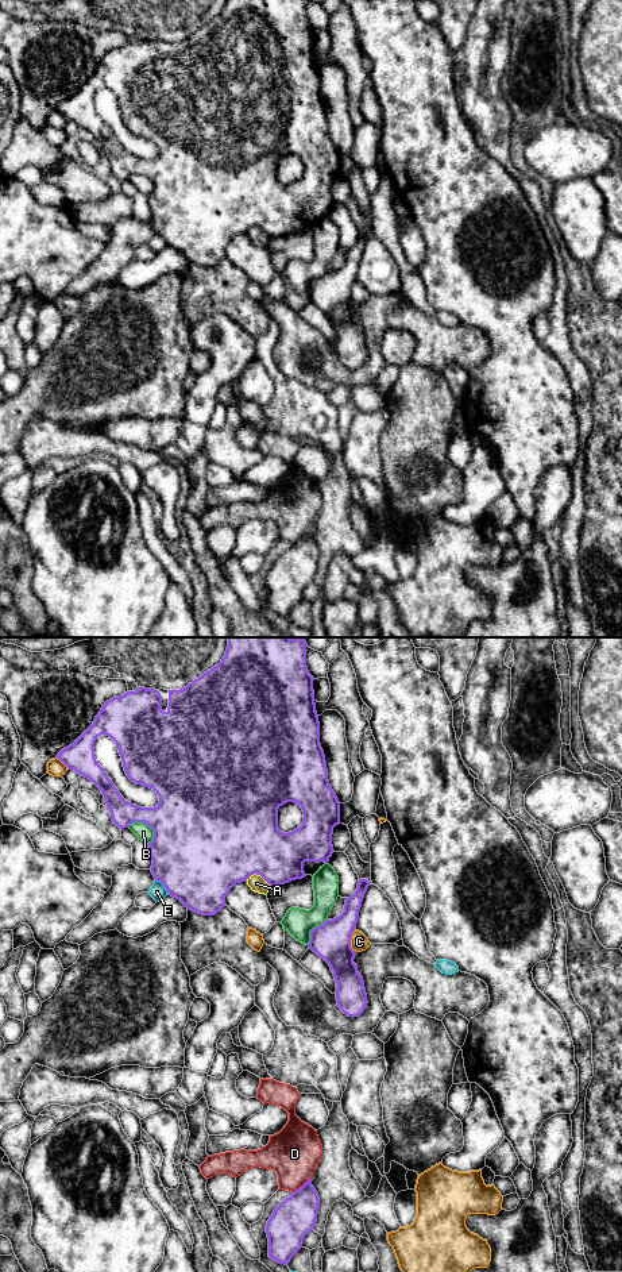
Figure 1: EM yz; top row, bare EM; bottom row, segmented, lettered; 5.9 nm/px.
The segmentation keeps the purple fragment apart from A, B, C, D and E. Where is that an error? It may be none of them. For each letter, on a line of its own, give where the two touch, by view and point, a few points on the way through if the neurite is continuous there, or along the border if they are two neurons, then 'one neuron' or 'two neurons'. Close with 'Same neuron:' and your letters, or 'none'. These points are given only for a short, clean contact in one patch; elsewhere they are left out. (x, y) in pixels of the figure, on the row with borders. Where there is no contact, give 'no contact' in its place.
A: meets purple in yz at (258, 874); two neurons
B: meets purple in yz at (143, 821); two neurons
C: meets purple in yz at (350, 940); two neurons
D: meets purple in yz at (302, 1186); two neurons
E: meets purple in yz at (163, 886); two neurons
Same neuron: none

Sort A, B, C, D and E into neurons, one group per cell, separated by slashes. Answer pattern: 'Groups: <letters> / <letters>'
Groups: A / B / C / D / E

